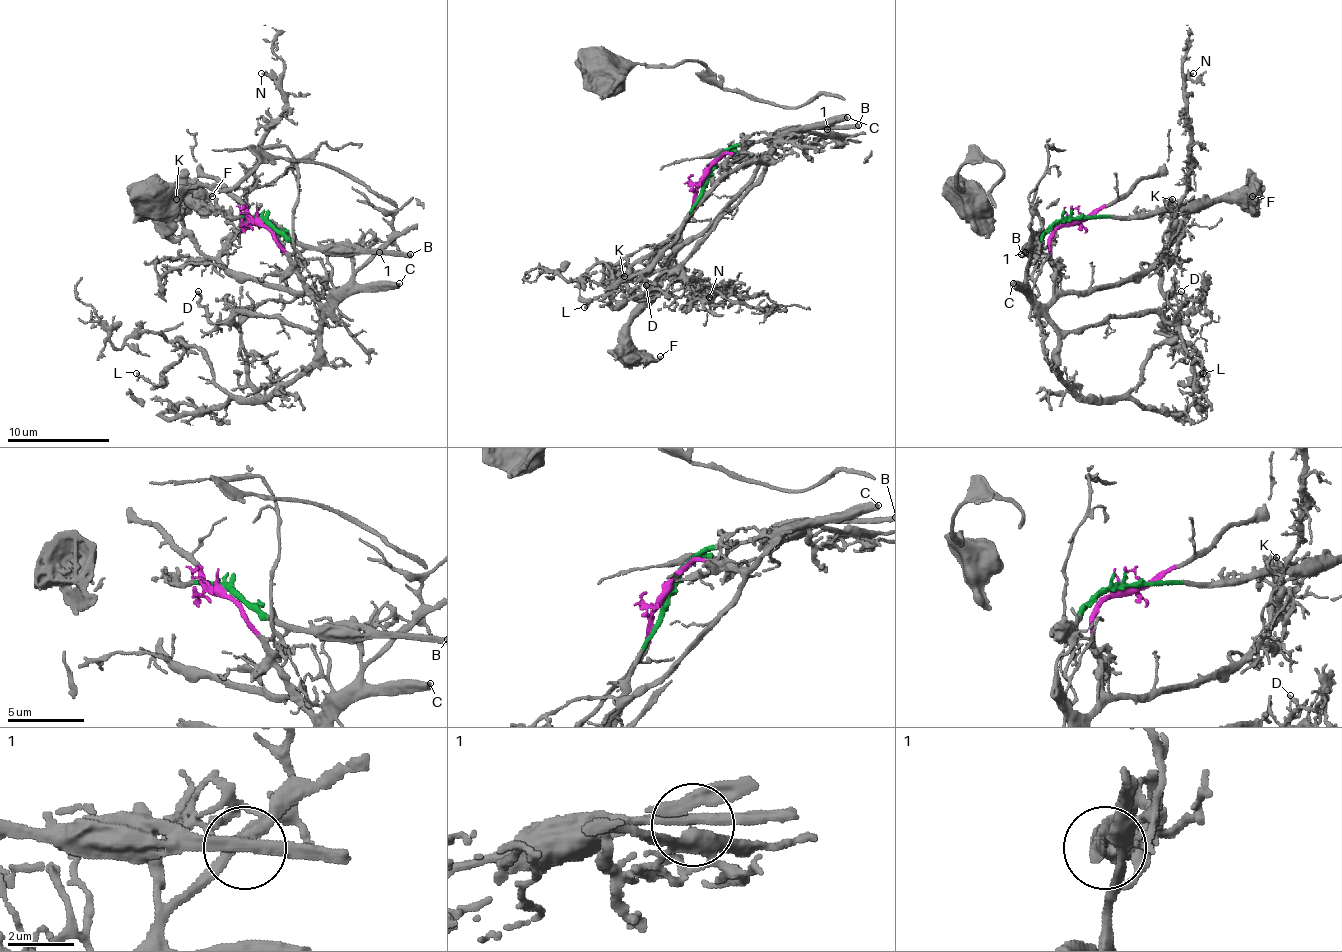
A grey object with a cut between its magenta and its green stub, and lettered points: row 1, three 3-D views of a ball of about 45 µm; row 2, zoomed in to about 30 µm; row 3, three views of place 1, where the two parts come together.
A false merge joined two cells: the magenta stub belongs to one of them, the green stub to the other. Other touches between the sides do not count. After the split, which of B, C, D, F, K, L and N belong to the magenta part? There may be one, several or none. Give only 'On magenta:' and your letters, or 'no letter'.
On magenta: C, D, K, L, N

